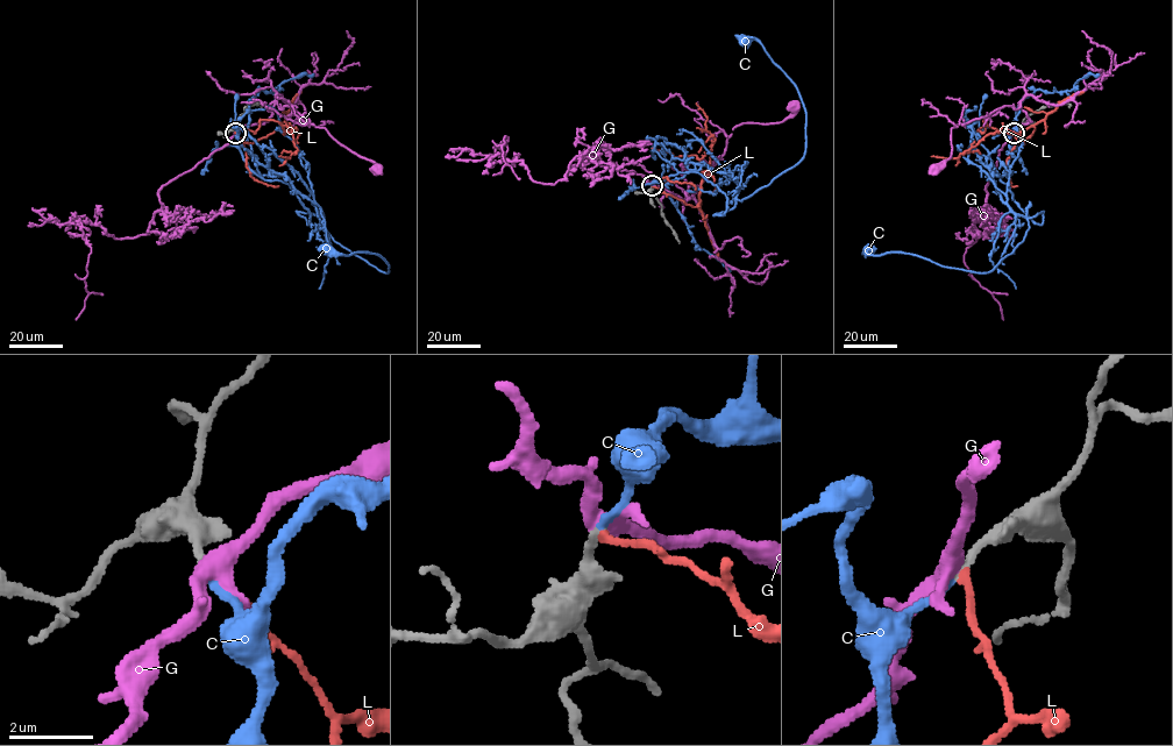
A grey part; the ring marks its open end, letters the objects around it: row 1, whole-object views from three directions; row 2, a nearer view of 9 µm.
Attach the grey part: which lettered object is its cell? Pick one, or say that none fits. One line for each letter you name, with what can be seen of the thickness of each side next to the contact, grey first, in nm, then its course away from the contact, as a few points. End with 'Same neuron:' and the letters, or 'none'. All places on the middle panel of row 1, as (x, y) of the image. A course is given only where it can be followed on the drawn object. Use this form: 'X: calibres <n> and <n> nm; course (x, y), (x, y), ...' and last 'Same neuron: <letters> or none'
C: calibres 190 and 180 nm; course (652, 185), (698, 172), (725, 194), (724, 215), (801, 160), (807, 113), (796, 86), (746, 40)
Same neuron: C

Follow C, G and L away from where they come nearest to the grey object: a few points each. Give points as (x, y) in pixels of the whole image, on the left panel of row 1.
C: (234, 133), (253, 171), (290, 185), (307, 225), (299, 212), (389, 272), (379, 255), (328, 248)
G: (234, 132), (267, 121), (269, 105), (276, 102), (281, 109), (289, 106), (324, 127), (376, 169)
L: (235, 133), (243, 142), (253, 143), (279, 126), (284, 134), (291, 132), (298, 150), (288, 158), (278, 156)

